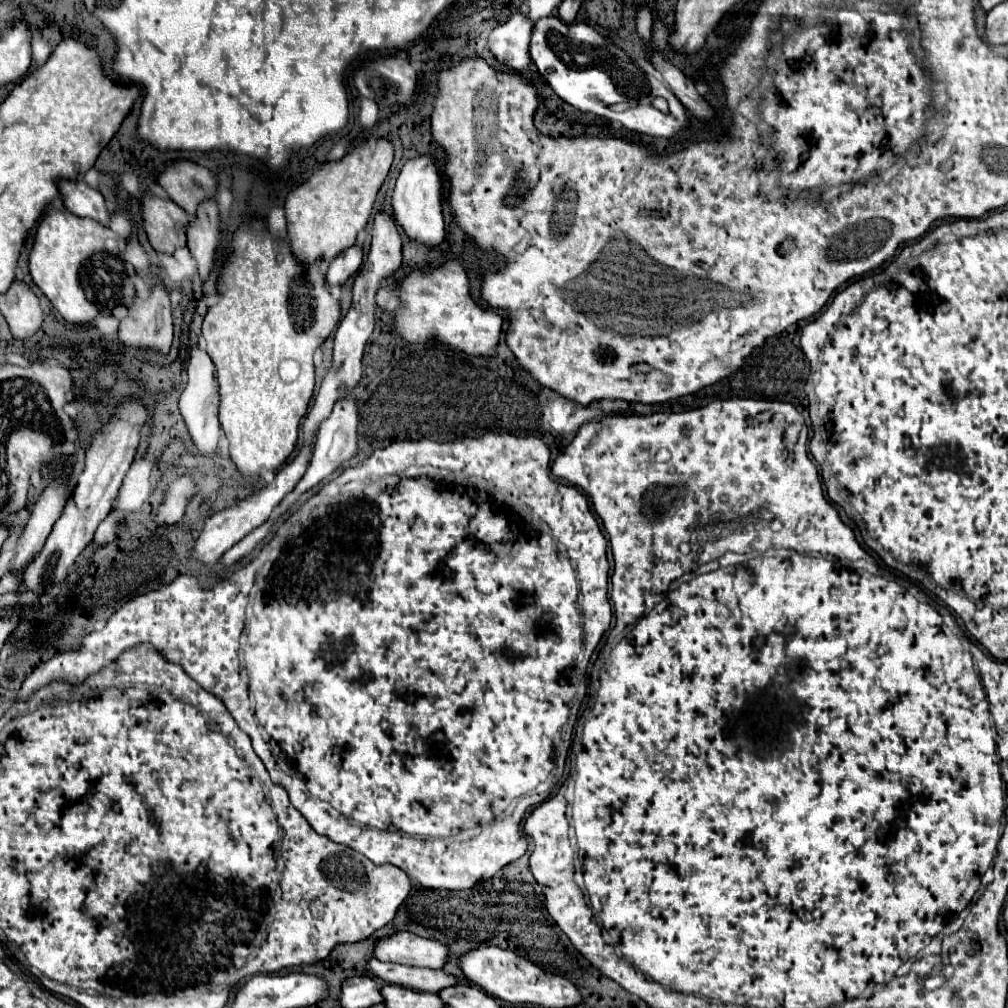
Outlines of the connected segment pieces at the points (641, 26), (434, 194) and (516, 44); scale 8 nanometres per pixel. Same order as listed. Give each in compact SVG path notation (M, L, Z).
M644 7L640 9L638 13L638 19L636 19L636 27L638 27L638 35L648 43L650 41L650 27L652 27L652 15L650 11Z
M416 157L402 167L392 193L392 209L394 221L404 229L410 241L422 243L426 247L438 247L444 241L446 231L442 219L442 181L440 171L430 157Z
M512 15L504 25L498 25L488 39L488 49L494 59L506 65L510 71L524 71L532 63L528 53L532 21L522 15Z

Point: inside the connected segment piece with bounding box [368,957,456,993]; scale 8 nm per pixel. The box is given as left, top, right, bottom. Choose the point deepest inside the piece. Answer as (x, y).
(431, 980)

